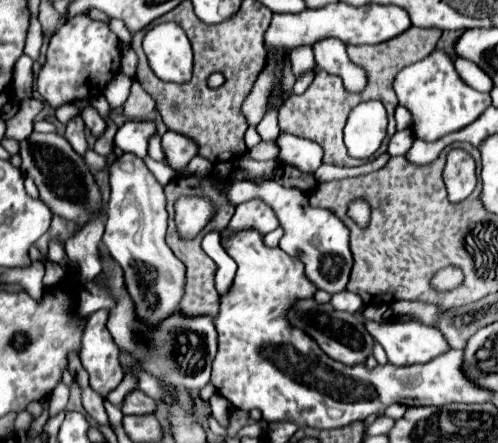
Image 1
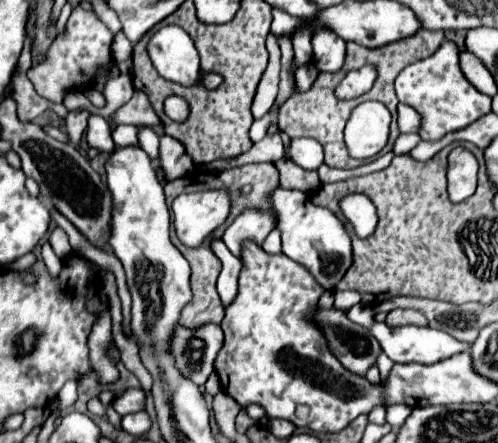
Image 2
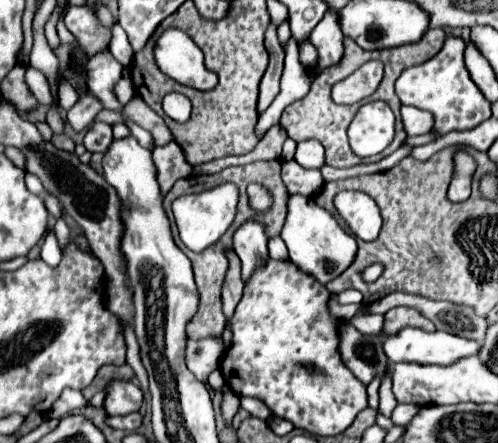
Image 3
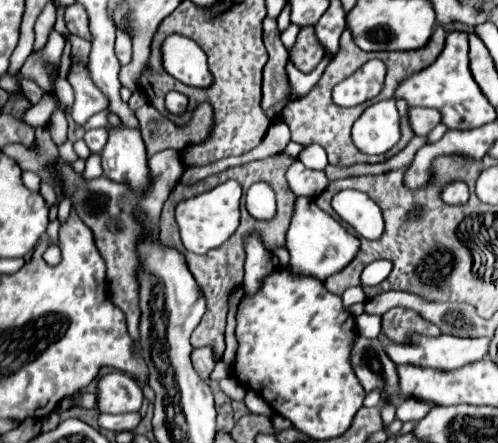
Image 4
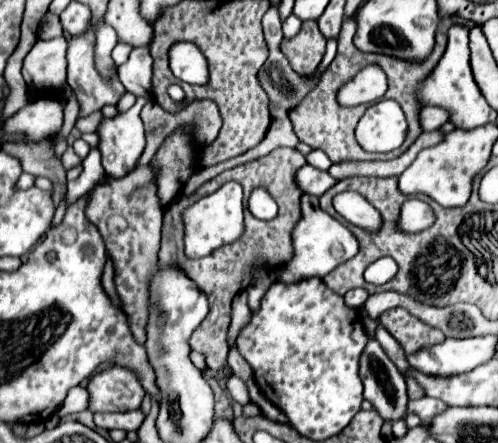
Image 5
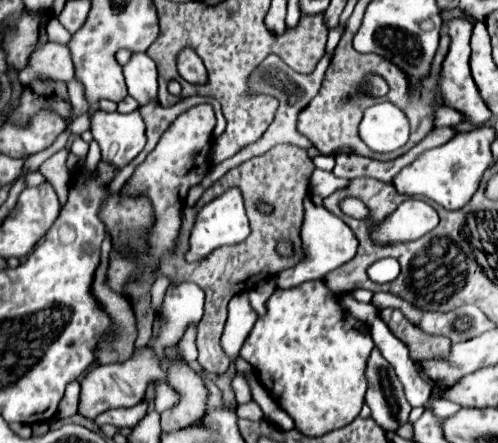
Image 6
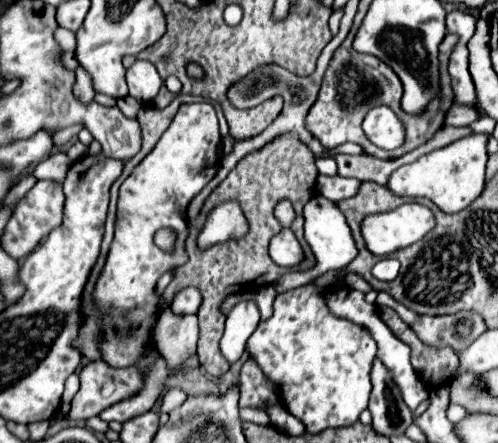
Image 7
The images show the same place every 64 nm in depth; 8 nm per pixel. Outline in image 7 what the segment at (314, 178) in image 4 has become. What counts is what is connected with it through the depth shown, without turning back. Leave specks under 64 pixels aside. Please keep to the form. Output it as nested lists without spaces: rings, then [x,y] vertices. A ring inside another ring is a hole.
[[[318,176],[316,180],[316,192],[332,202],[348,200],[356,196],[360,190],[360,180],[356,178],[342,178],[342,176]]]

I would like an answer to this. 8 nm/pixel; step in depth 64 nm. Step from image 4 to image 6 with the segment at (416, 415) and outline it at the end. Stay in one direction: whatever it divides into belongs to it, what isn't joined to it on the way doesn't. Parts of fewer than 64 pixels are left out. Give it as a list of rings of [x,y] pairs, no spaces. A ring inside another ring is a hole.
[[[436,400],[436,402],[426,402],[424,404],[424,408],[432,408],[434,410],[434,414],[436,416],[440,416],[440,418],[448,418],[448,416],[454,416],[456,412],[460,412],[460,404],[456,406],[456,404],[452,404],[450,400]]]

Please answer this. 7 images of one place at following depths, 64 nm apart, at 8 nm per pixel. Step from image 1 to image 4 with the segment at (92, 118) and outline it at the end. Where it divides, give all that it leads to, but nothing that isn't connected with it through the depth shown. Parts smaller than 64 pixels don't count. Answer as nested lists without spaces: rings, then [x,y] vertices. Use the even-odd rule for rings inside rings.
[[[98,128],[98,130],[88,130],[84,134],[84,142],[88,144],[88,148],[92,152],[102,152],[104,144],[106,144],[106,128]]]

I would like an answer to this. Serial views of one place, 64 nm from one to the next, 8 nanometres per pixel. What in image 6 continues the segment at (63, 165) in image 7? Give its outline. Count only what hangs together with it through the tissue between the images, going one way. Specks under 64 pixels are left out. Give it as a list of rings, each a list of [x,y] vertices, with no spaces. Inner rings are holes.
[[[62,148],[60,152],[56,152],[52,158],[48,158],[40,166],[40,174],[54,186],[62,206],[66,202],[66,190],[68,190],[68,182],[70,182],[70,170],[66,166],[66,160],[68,160],[68,150]]]

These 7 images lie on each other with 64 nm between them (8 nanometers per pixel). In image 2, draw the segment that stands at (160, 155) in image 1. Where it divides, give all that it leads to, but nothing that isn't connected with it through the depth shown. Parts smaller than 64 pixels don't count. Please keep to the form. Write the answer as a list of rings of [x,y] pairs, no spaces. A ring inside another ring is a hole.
[[[140,128],[138,130],[138,142],[140,142],[140,148],[152,158],[156,160],[158,158],[158,134],[152,130],[152,128]]]

